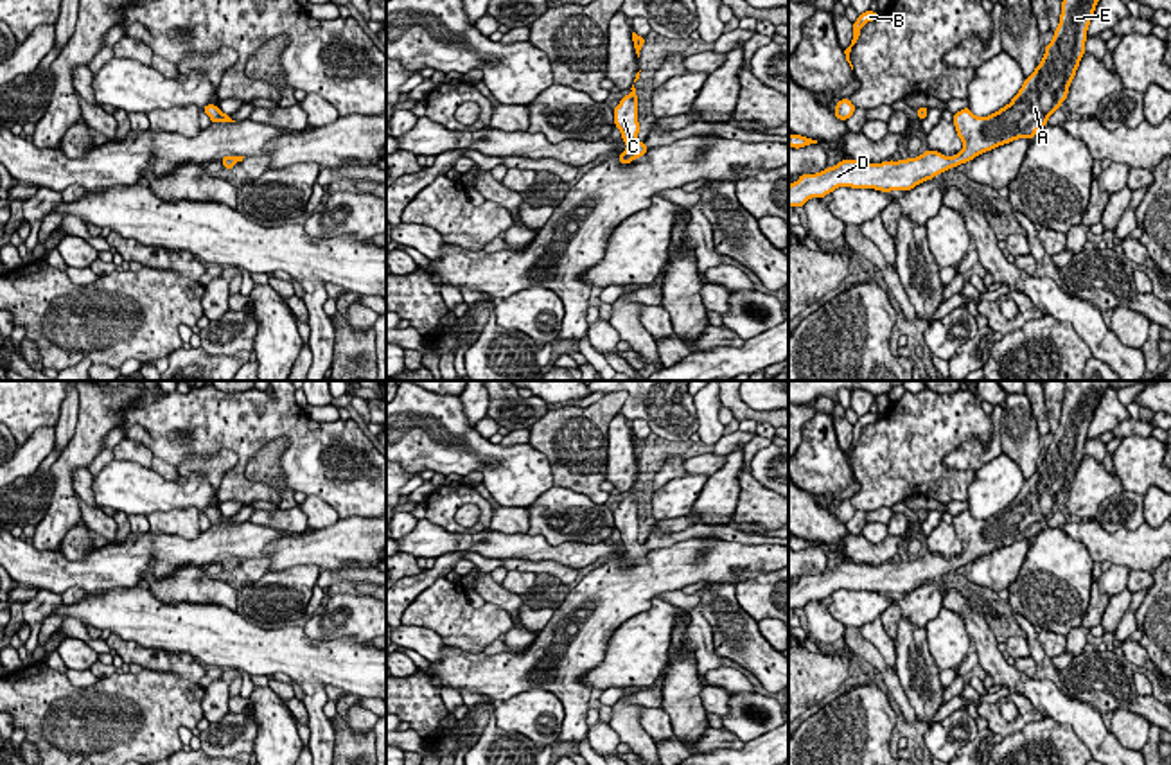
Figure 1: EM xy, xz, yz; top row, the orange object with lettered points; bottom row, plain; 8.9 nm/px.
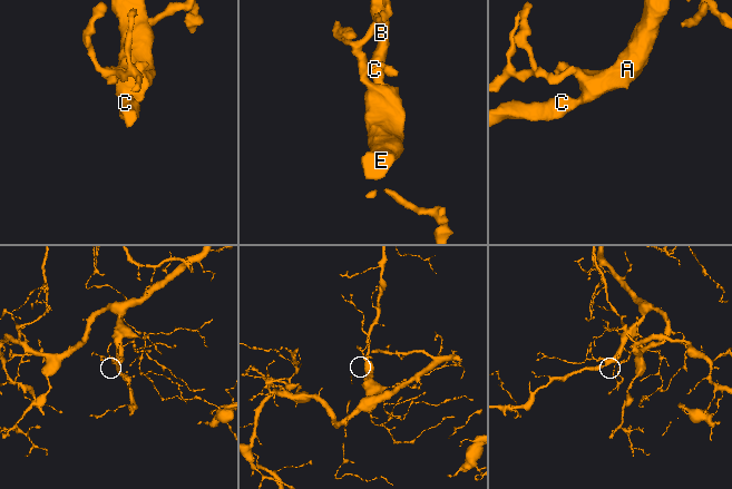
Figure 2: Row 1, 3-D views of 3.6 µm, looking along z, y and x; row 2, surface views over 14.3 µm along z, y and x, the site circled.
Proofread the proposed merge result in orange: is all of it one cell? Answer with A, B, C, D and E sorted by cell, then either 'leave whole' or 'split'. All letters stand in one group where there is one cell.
A B C D E | leave whole

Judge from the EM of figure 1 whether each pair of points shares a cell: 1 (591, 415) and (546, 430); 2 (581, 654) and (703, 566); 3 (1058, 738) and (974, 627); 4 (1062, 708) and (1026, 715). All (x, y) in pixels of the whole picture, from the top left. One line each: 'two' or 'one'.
1: one
2: one
3: two
4: two

